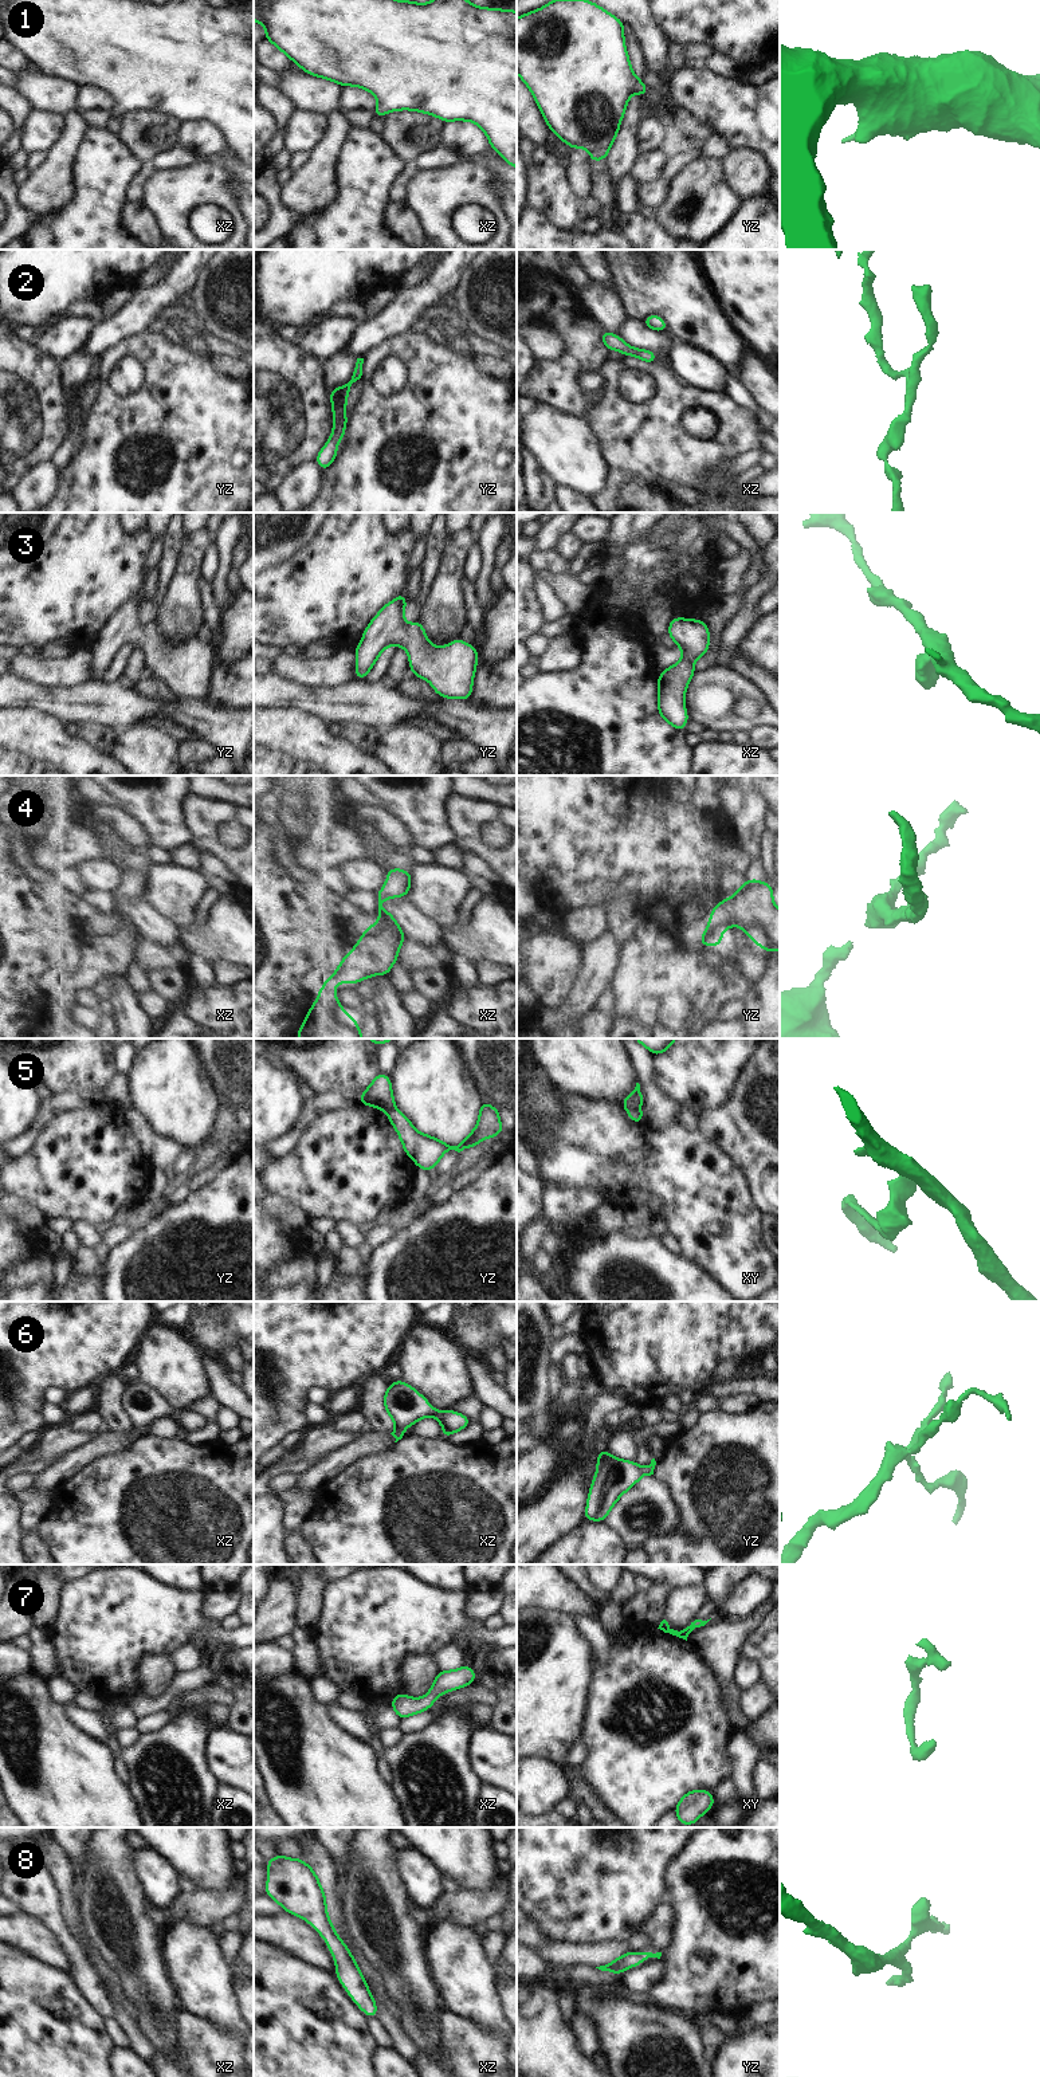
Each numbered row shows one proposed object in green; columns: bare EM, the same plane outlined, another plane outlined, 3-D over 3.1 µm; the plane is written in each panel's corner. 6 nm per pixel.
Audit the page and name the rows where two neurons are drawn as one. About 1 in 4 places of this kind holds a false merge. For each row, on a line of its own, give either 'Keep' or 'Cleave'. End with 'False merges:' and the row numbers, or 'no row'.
1: Keep
2: Keep
3: Keep
4: Cleave
5: Cleave
6: Keep
7: Keep
8: Keep
False merges: 4, 5

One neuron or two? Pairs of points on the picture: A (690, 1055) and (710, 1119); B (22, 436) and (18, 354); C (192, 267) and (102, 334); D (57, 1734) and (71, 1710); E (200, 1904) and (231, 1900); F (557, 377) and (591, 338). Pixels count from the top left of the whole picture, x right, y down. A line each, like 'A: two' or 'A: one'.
A: two
B: one
C: one
D: two
E: one
F: one

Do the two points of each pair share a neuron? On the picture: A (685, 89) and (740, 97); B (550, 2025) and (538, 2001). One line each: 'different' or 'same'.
A: same
B: same

